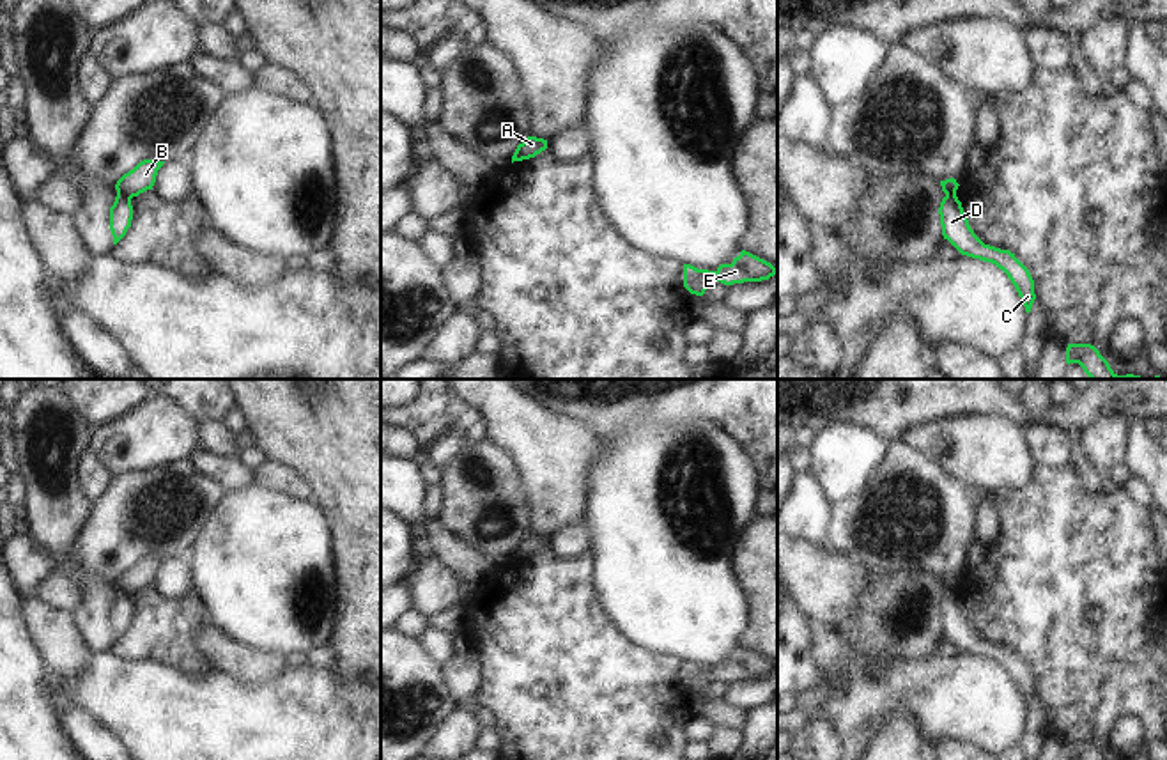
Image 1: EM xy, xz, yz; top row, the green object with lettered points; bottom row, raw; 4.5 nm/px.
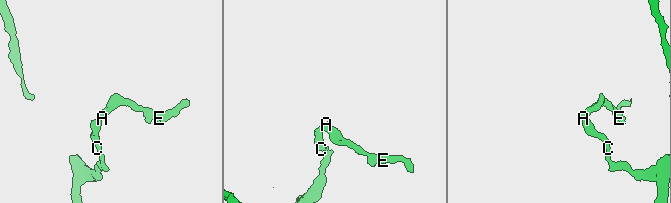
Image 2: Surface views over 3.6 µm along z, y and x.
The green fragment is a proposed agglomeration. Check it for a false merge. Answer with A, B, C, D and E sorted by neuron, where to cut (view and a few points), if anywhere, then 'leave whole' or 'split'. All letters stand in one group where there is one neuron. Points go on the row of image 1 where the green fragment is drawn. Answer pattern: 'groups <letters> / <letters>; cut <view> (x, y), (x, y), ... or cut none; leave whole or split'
groups A B E / C D; cut xy (117, 192), (130, 199); split

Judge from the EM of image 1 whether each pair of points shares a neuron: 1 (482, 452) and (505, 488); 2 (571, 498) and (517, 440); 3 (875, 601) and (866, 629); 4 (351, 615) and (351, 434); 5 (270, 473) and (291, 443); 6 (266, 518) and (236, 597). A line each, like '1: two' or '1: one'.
1: one
2: one
3: one
4: one
5: two
6: one

